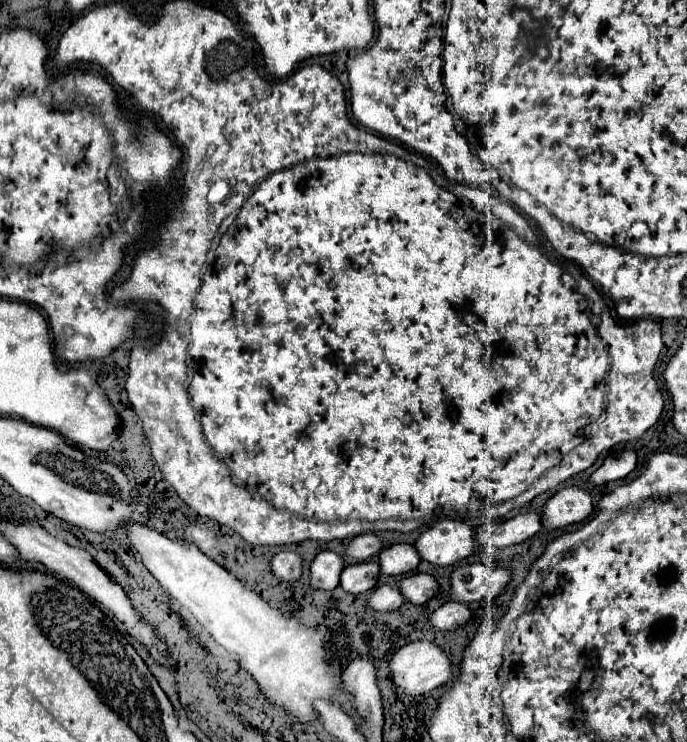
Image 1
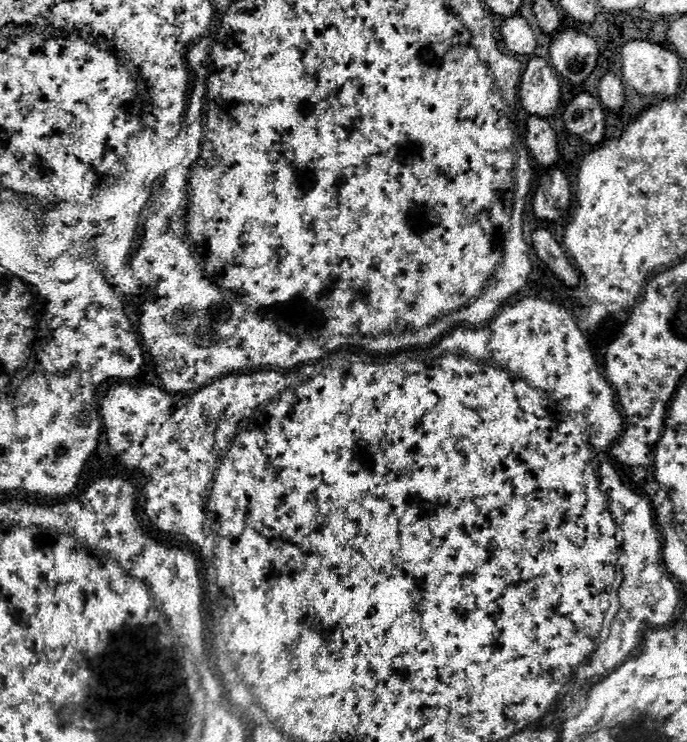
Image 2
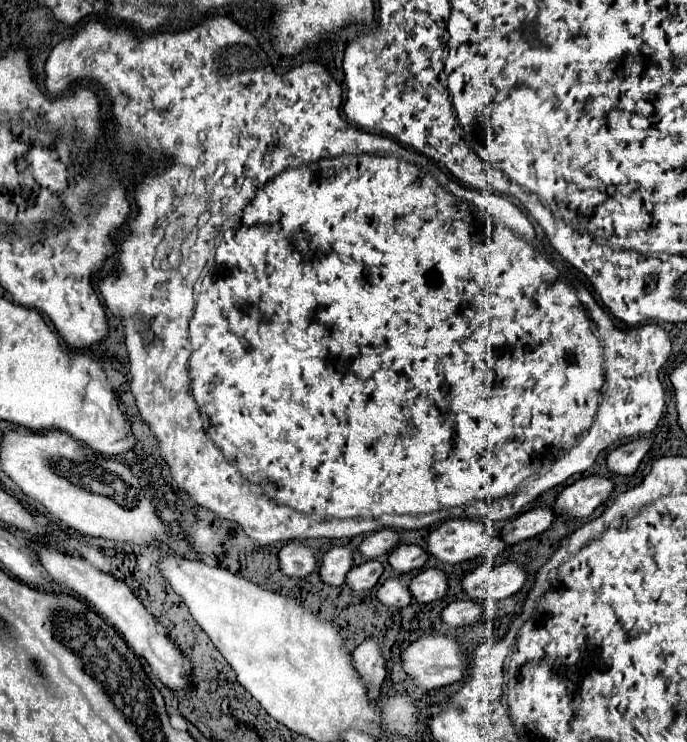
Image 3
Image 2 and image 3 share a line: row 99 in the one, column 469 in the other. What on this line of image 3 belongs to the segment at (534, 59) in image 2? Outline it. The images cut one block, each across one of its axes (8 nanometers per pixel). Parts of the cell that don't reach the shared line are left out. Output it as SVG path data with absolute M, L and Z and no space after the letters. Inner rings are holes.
M454 518L434 528L428 538L428 550L442 562L458 564L478 556L498 556L508 546L502 536L490 532L480 520Z

